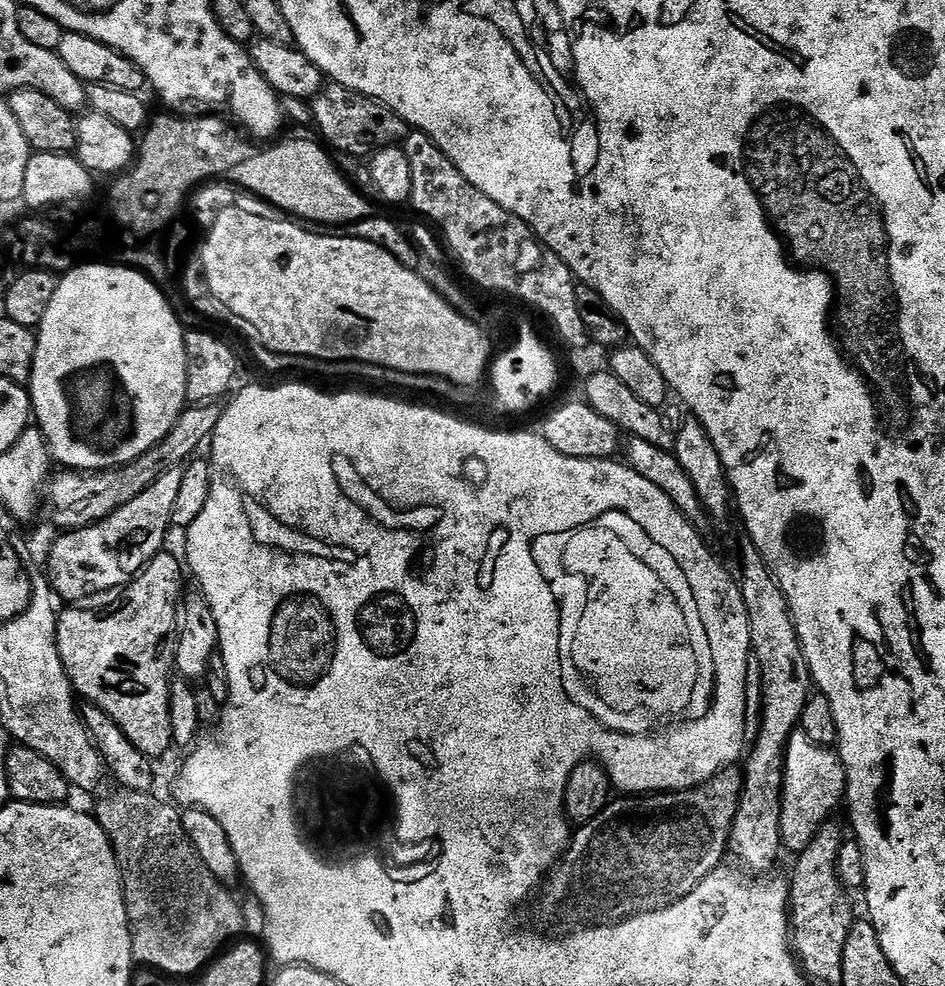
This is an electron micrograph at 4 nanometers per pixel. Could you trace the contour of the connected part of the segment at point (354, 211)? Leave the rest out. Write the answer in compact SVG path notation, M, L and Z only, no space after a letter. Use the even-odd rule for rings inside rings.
M288 140L285 144L275 144L268 146L273 148L268 148L265 152L257 151L230 174L231 179L236 179L235 183L243 191L260 197L289 217L301 221L313 220L316 224L353 224L373 215L374 208L368 205L371 204L369 197L357 192L348 183L348 178L340 171L337 161L333 157L331 160L327 156L329 153L319 143L316 145L312 140Z

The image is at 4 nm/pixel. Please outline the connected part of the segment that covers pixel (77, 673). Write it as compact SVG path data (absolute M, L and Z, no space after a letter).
M162 550L159 552L139 576L129 580L123 591L117 595L121 596L118 597L109 608L68 606L65 607L68 609L66 609L65 612L63 609L56 618L56 645L58 646L58 654L62 658L62 666L70 678L73 689L75 689L87 703L93 704L95 708L101 708L107 716L114 718L114 722L118 722L118 726L126 734L126 738L130 738L130 742L134 742L134 746L138 746L138 750L142 750L142 754L153 758L167 757L169 755L168 748L171 749L173 747L172 727L170 726L170 690L172 689L174 669L176 666L176 642L178 639L178 629L180 627L180 609L186 595L186 589L184 589L184 572L186 576L185 565L182 563L181 557L179 560L174 553L168 551L169 550Z

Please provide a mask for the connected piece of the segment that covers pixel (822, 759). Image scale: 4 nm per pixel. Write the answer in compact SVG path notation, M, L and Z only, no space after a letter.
M801 739L800 744L796 743L789 743L788 752L784 755L784 793L780 815L780 842L787 851L789 848L792 854L799 854L803 848L810 846L820 827L833 819L832 811L839 804L841 807L846 796L846 774L839 755L832 748L820 748L809 740Z

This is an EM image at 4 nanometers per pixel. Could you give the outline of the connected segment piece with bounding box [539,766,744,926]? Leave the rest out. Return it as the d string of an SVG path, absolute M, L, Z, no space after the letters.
M729 766L722 769L707 784L701 784L699 788L692 788L685 792L662 792L659 794L644 794L639 798L613 799L606 806L606 810L602 810L602 814L598 814L598 818L594 818L589 824L581 824L575 829L562 859L552 869L546 883L543 885L542 891L539 893L539 896L541 895L541 910L553 912L554 915L561 916L564 920L577 920L577 925L580 926L599 926L605 922L618 924L621 920L630 919L631 916L646 914L647 912L660 912L663 908L673 907L679 900L684 900L686 894L693 892L714 869L721 867L725 863L724 852L726 856L730 848L732 823L736 817L738 802L743 789L744 777L741 769L736 766Z

